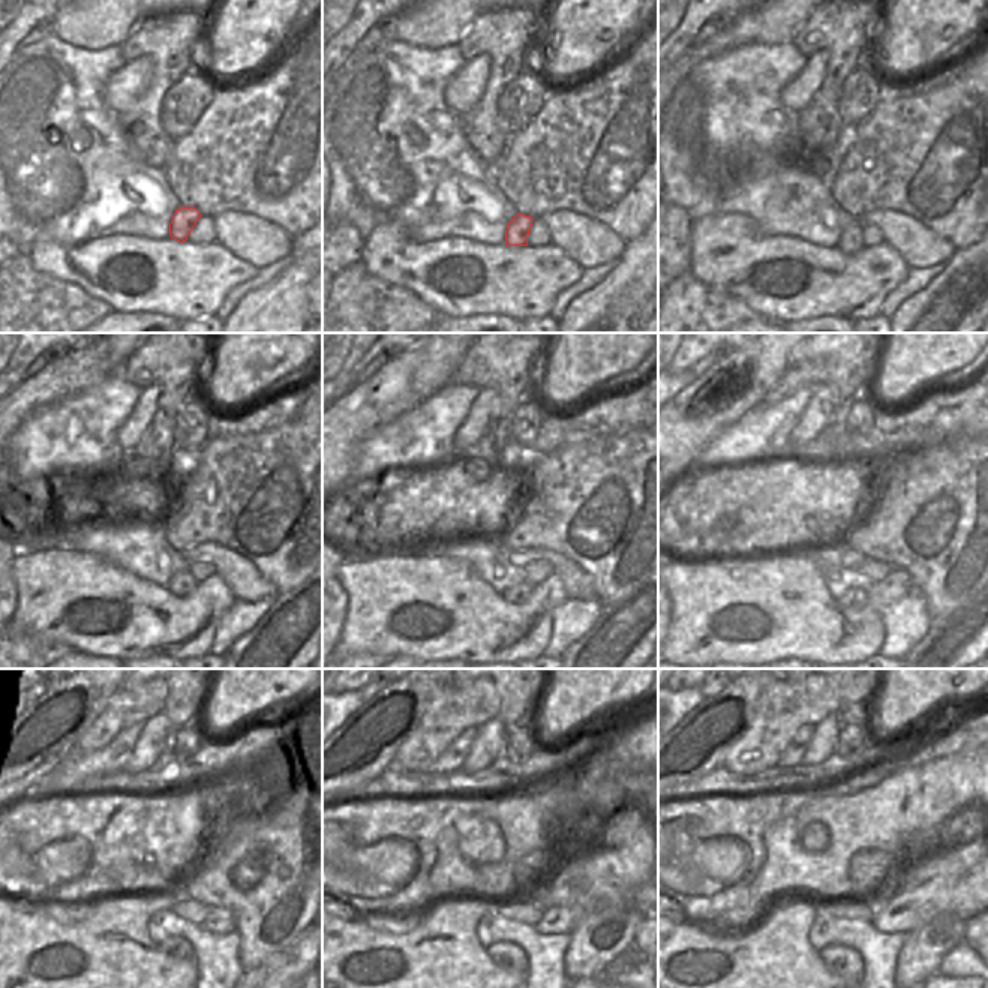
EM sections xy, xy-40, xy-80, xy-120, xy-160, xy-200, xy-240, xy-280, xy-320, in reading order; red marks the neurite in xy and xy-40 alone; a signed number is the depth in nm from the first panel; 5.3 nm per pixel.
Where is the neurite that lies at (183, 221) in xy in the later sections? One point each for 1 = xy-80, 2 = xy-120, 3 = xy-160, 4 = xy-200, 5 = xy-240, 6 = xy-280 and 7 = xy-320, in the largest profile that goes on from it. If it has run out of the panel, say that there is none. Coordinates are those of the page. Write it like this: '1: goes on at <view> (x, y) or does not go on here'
1: goes on at xy-80 (850, 242)
2: goes on at xy-120 (182, 583)
3: goes on at xy-160 (520, 592)
4: goes on at xy-200 (855, 597)
5: goes on at xy-240 (176, 946)
6: goes on at xy-280 (508, 955)
7: goes on at xy-320 (846, 963)

